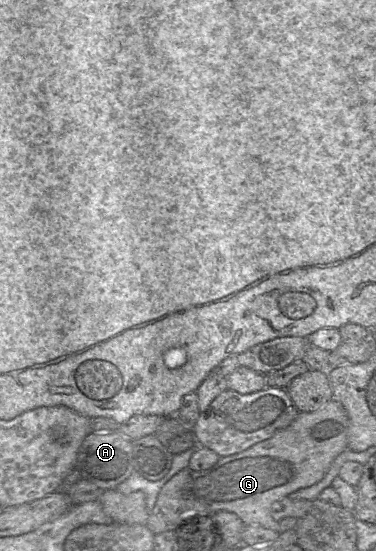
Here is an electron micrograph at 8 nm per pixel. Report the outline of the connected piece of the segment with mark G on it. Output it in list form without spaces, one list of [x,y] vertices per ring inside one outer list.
[[[335,399],[314,412],[299,413],[287,428],[243,452],[221,457],[208,470],[194,471],[186,468],[177,473],[159,492],[156,511],[162,513],[170,527],[189,517],[212,516],[216,512],[227,511],[236,514],[245,526],[260,526],[282,533],[279,522],[270,514],[271,506],[296,491],[315,485],[325,477],[336,457],[348,449],[348,428],[347,412]]]

